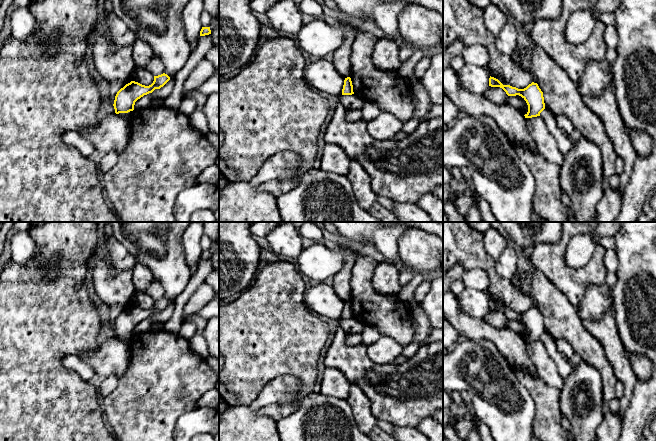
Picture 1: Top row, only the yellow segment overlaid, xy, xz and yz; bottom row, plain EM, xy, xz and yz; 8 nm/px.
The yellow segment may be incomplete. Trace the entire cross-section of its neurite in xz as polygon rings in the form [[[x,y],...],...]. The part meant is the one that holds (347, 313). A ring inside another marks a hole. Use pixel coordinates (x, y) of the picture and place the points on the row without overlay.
[[[347,301],[344,304],[342,319],[352,319],[352,318],[354,318],[352,305],[350,301]]]

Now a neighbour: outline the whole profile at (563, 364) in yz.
[[[546,332],[540,337],[540,341],[544,344],[549,356],[555,362],[559,374],[563,378],[565,383],[567,377],[572,372],[570,359],[567,359],[559,352],[557,343]]]

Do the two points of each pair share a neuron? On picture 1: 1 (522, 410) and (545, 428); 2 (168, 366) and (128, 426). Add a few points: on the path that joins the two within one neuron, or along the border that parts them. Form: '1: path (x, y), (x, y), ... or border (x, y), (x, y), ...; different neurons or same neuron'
1: border (530, 395), (535, 405), (533, 430); different neurons
2: path (163, 381), (151, 395), (142, 411); same neuron

